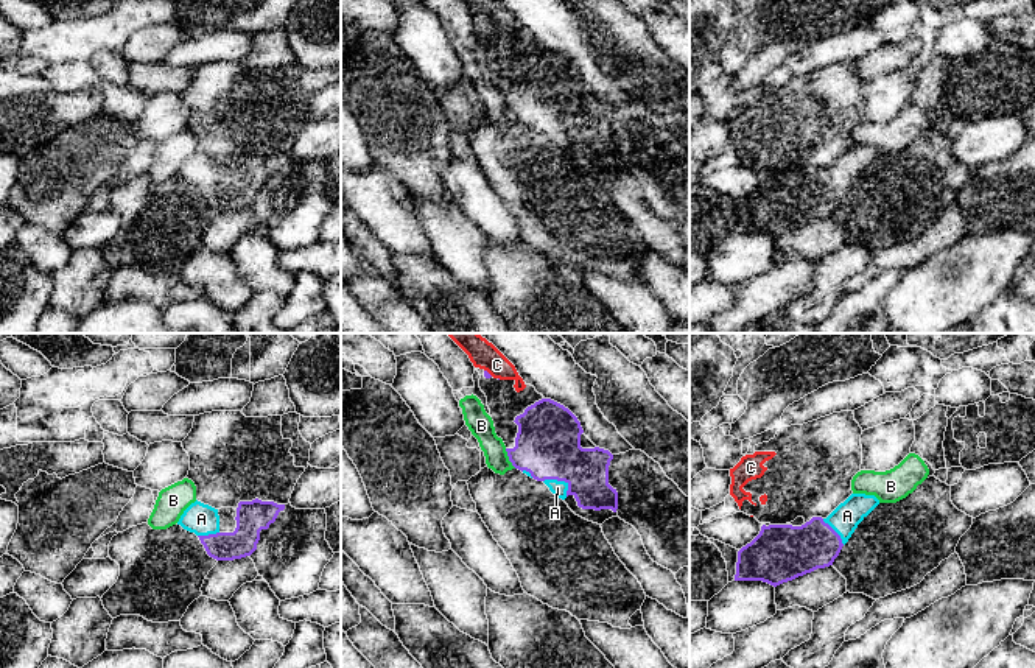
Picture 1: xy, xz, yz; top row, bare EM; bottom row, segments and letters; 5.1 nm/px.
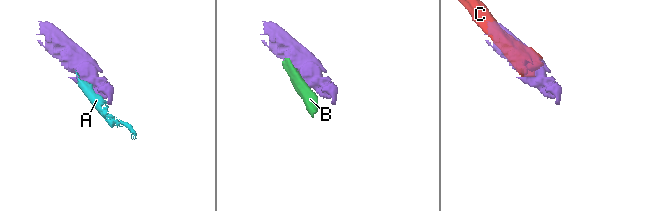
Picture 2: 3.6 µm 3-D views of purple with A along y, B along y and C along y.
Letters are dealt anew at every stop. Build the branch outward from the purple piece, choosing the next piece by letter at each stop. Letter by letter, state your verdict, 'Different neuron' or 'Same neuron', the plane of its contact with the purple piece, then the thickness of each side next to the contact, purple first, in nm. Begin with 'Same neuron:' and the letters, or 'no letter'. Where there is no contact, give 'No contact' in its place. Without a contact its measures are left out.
Same neuron: A
A: Same neuron. Touches purple in xz. Thickness 340 nm (purple) against 80 nm
B: Different neuron. Touches purple in xz. Thickness 340 nm (purple) against 130 nm
C: Different neuron. Touches purple in xz. Thickness 30 nm (purple) against 120 nm

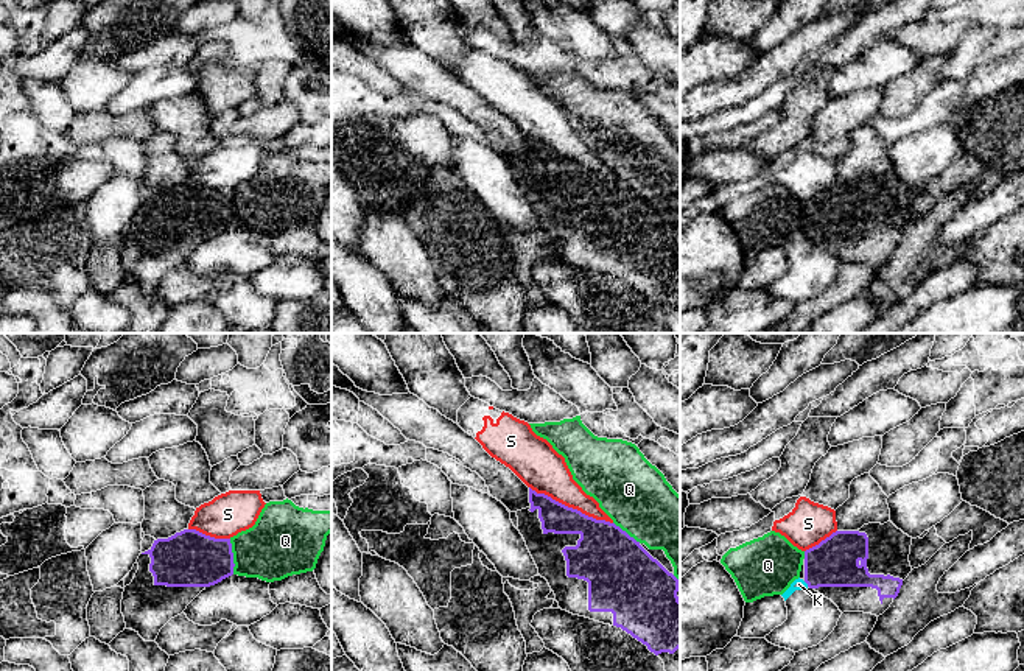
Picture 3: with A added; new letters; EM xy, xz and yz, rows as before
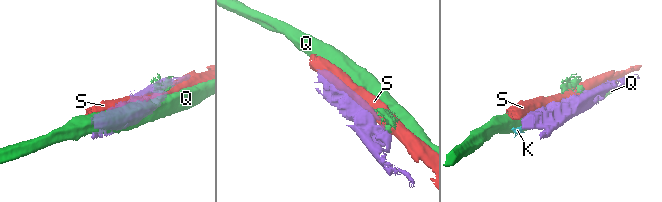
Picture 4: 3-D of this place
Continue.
Same neuron: no letter
K: Different neuron. Touches purple in yz. Thickness 260 nm (purple) against 60 nm
Q: Different neuron. Touches purple in xy. Thickness 280 nm (purple) against 340 nm
S: Different neuron. Touches purple in xz. Thickness 260 nm (purple) against 220 nm

